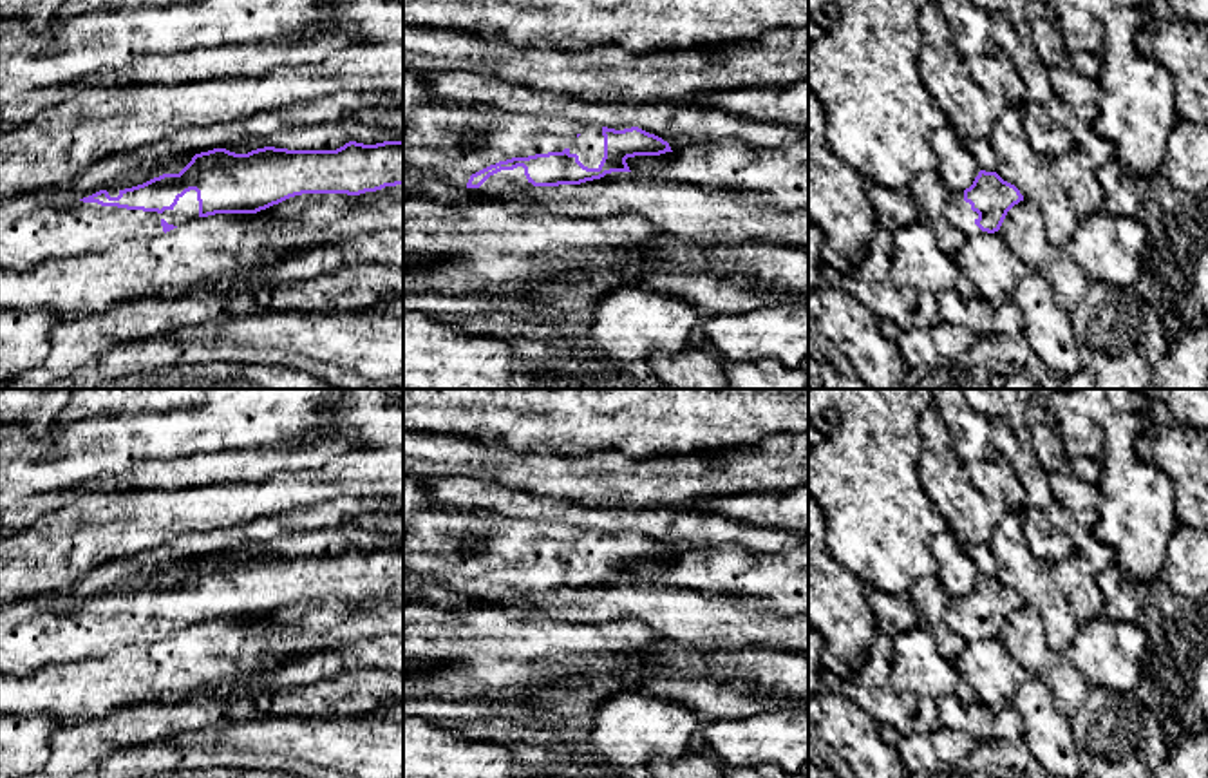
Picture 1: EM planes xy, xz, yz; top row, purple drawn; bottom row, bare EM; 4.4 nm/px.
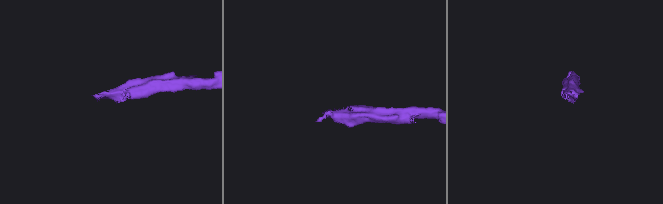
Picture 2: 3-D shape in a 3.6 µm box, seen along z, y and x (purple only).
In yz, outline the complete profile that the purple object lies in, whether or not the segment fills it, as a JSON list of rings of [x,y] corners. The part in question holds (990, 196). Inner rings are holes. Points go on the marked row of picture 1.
[[[980,170],[964,192],[951,192],[944,208],[946,219],[966,237],[1000,230],[1007,212],[1024,201],[1020,190],[996,172]]]

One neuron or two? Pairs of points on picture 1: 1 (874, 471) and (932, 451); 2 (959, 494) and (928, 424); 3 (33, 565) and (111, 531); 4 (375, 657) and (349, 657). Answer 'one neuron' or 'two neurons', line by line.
1: two neurons
2: one neuron
3: one neuron
4: one neuron

